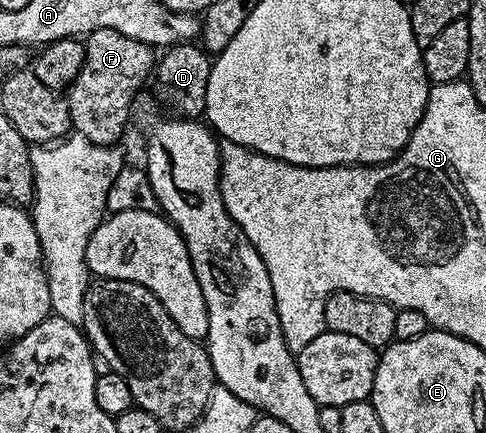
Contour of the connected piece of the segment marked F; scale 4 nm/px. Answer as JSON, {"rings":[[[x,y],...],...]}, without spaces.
{"rings":[[[110,28],[87,35],[84,47],[86,60],[82,64],[82,72],[78,72],[66,91],[72,130],[94,144],[116,146],[128,126],[132,101],[143,88],[144,81],[147,78],[149,81],[158,58],[153,47],[142,40],[130,40],[130,36],[122,36],[122,32],[114,32]]]}

